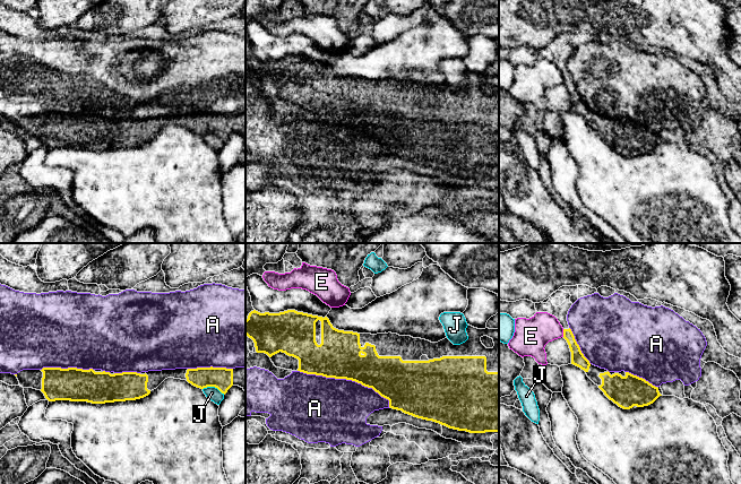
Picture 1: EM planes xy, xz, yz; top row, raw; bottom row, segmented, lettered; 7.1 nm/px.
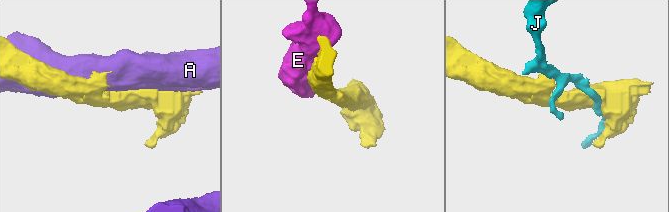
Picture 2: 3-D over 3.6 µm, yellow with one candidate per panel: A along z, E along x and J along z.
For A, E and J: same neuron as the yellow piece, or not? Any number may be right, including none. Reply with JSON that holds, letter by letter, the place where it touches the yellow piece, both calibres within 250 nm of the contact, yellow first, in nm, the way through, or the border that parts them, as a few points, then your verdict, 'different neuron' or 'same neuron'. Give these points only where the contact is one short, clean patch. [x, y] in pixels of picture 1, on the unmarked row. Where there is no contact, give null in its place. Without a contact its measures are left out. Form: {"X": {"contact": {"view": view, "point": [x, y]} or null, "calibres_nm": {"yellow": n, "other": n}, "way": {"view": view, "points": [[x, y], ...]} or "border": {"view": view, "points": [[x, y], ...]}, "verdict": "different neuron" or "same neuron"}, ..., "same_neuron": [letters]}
{"A": {"contact": {"view": "xz", "point": [346, 126]}, "calibres_nm": {"yellow": 320, "other": 460}, "verdict": "different neuron"}, "E": {"contact": {"view": "yz", "point": [563, 79]}, "calibres_nm": {"yellow": 100, "other": 240}, "verdict": "different neuron"}, "J": {"contact": {"view": "xy", "point": [214, 132]}, "calibres_nm": {"yellow": 160, "other": 90}, "verdict": "different neuron"}, "same_neuron": []}

